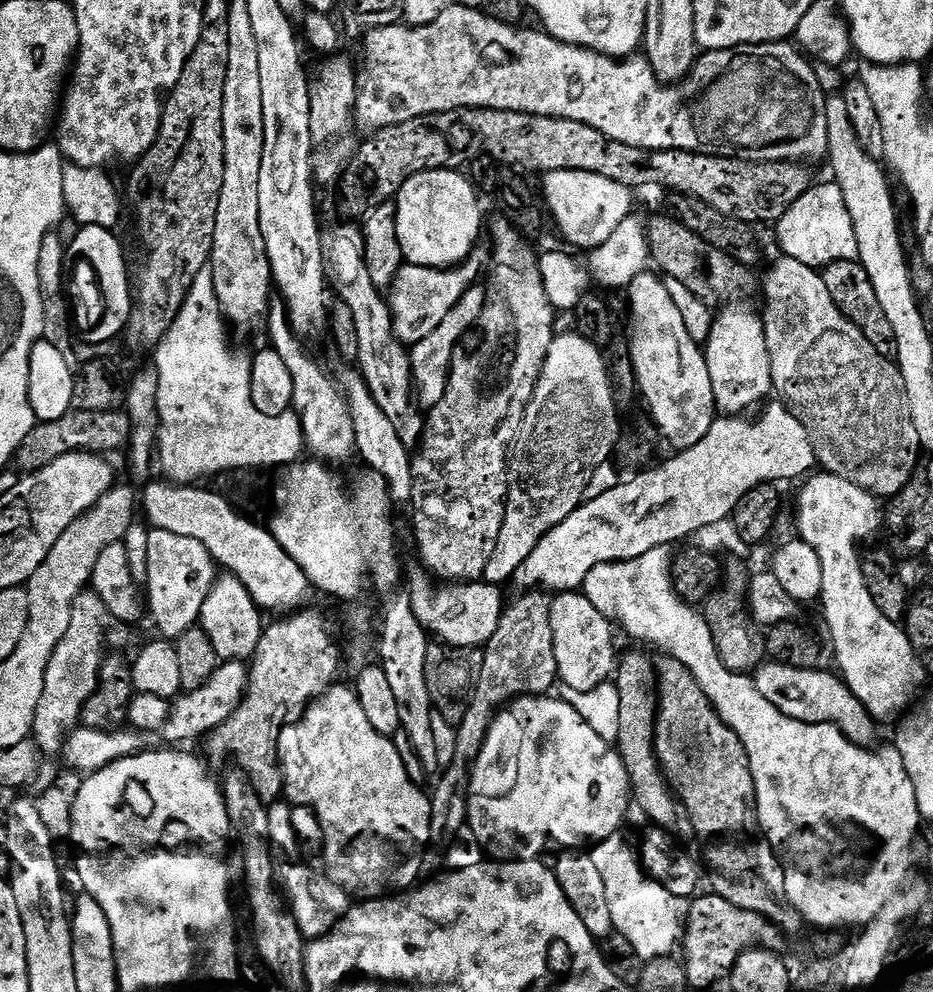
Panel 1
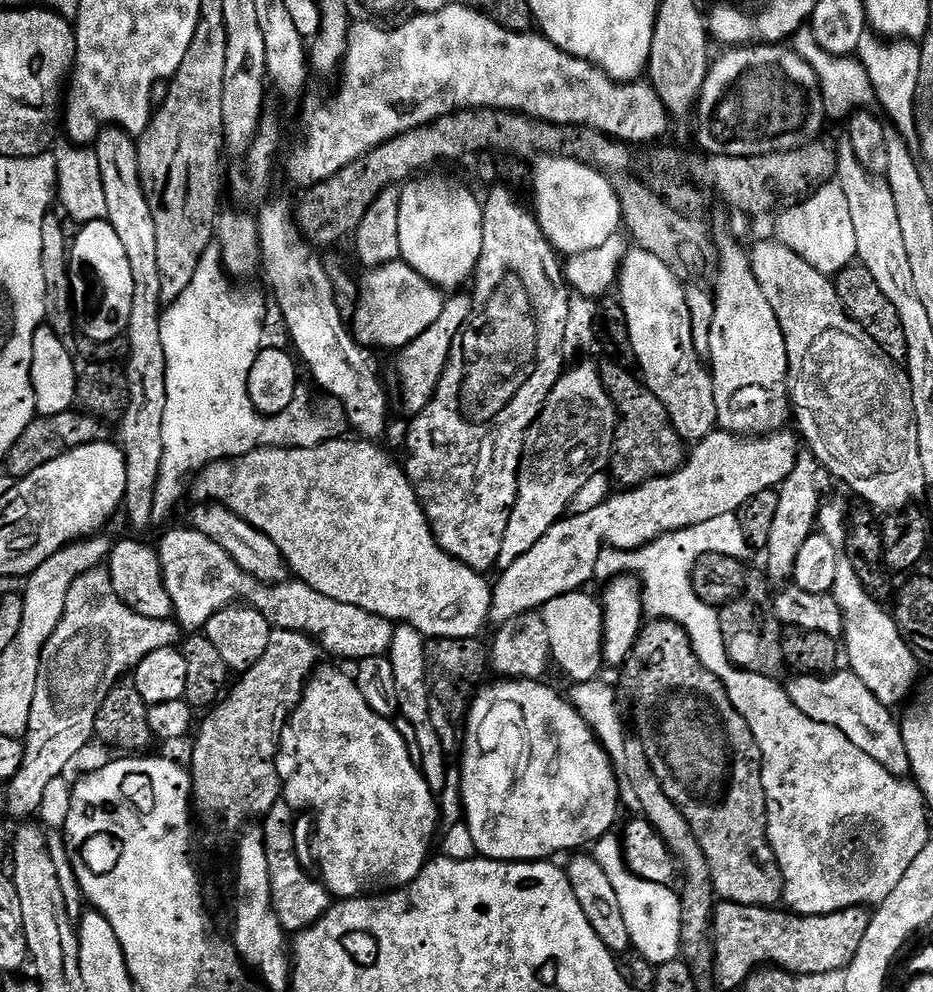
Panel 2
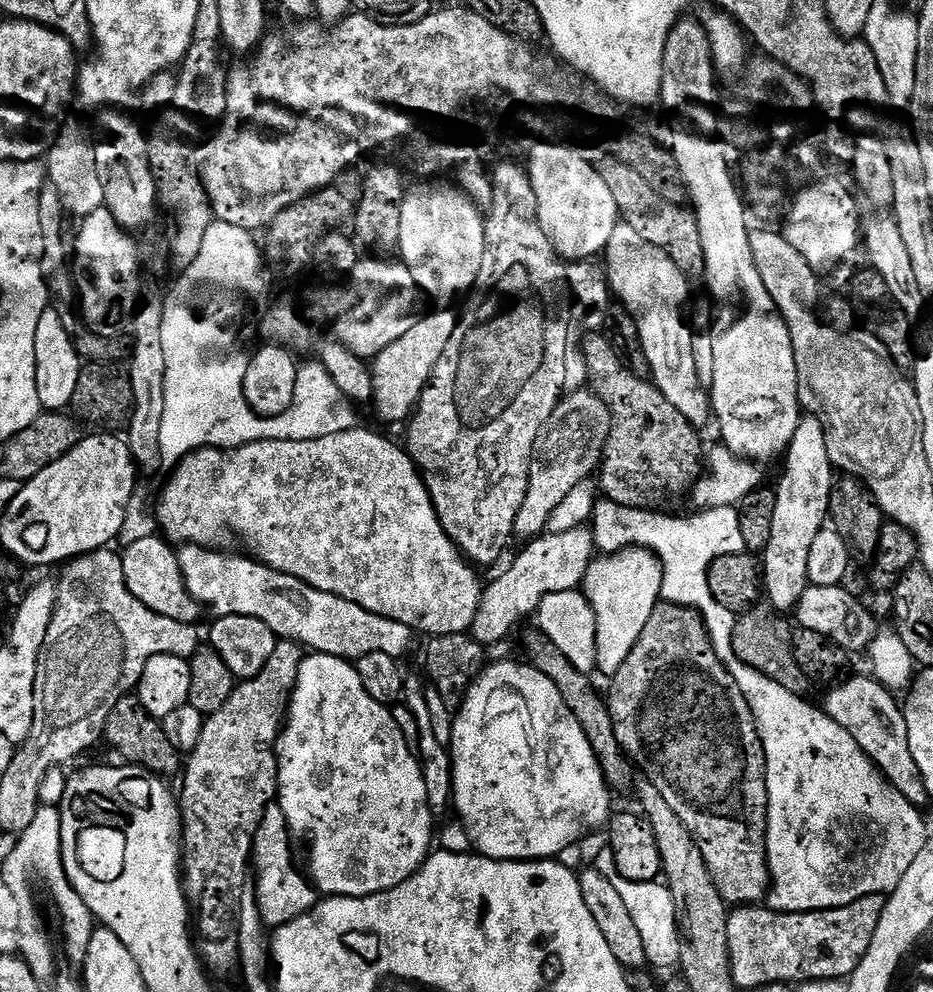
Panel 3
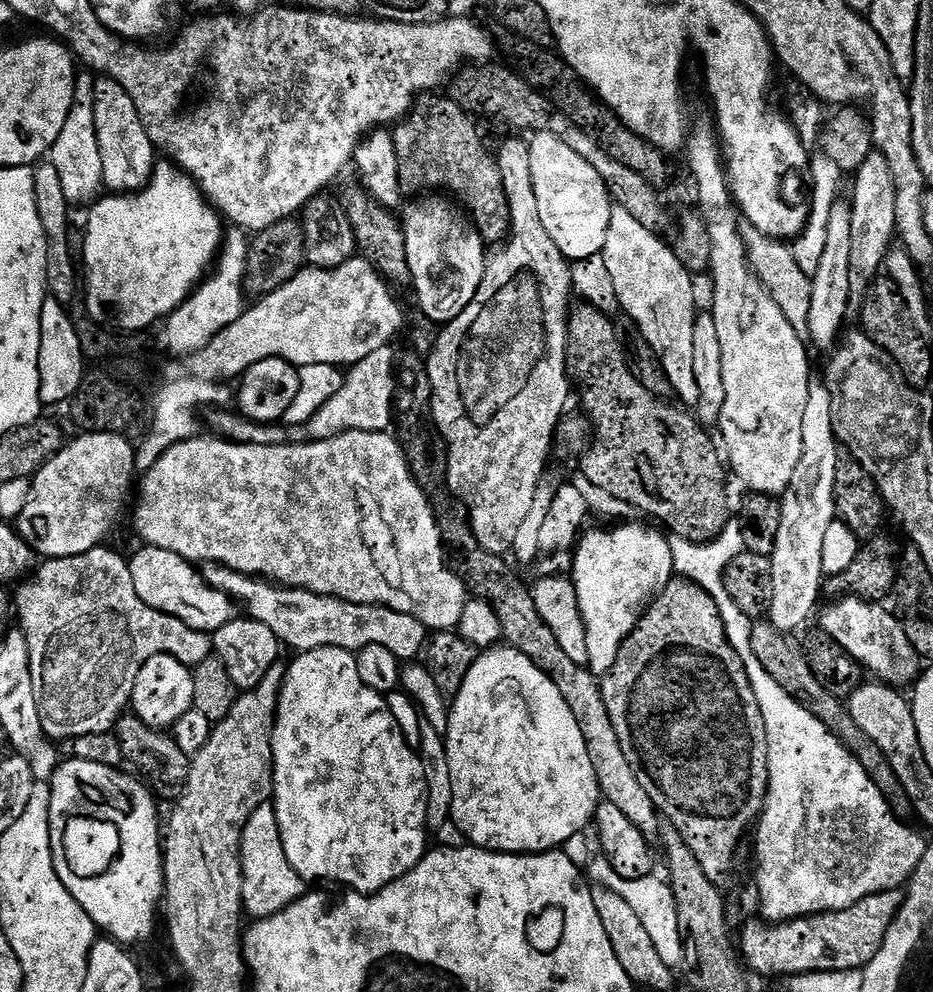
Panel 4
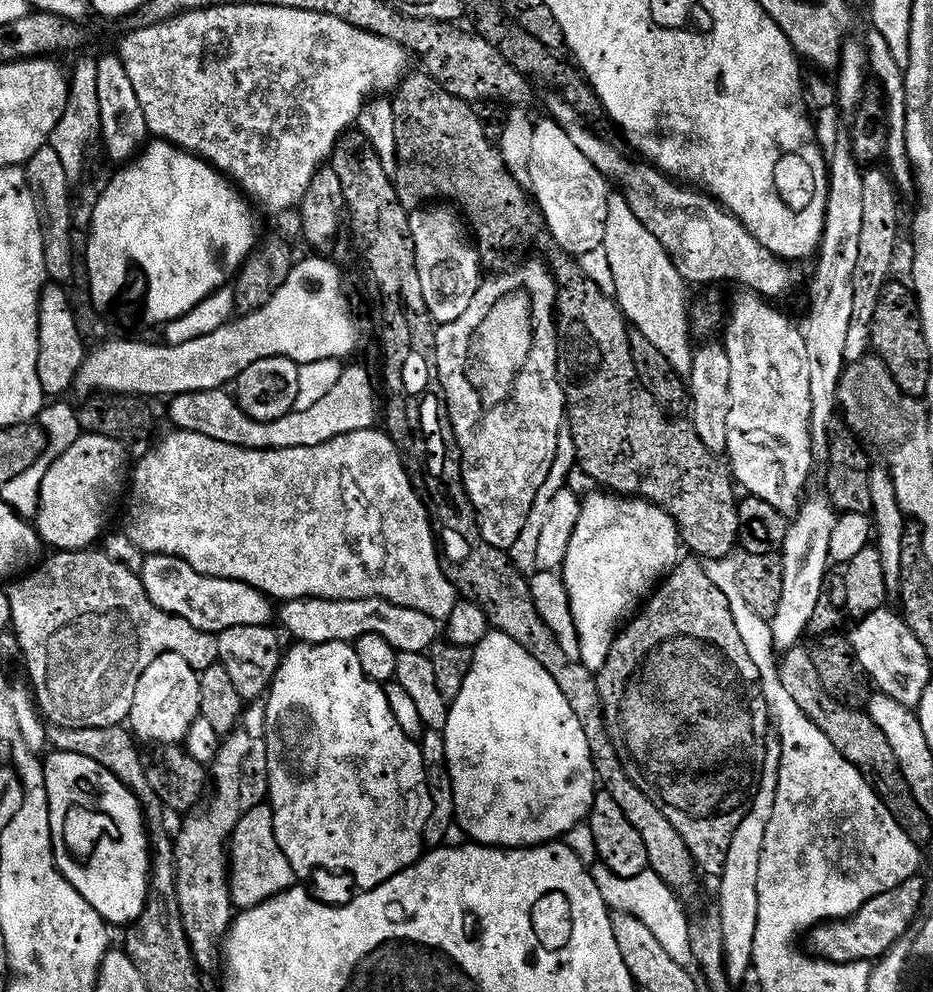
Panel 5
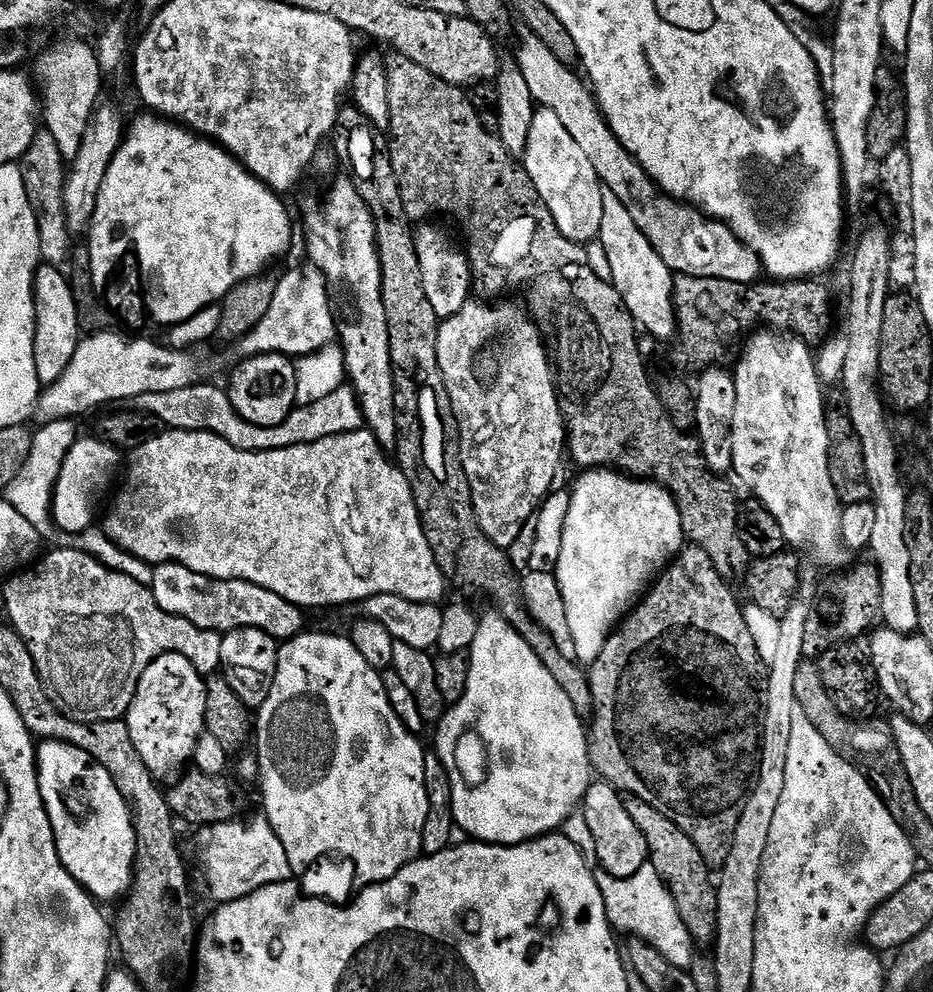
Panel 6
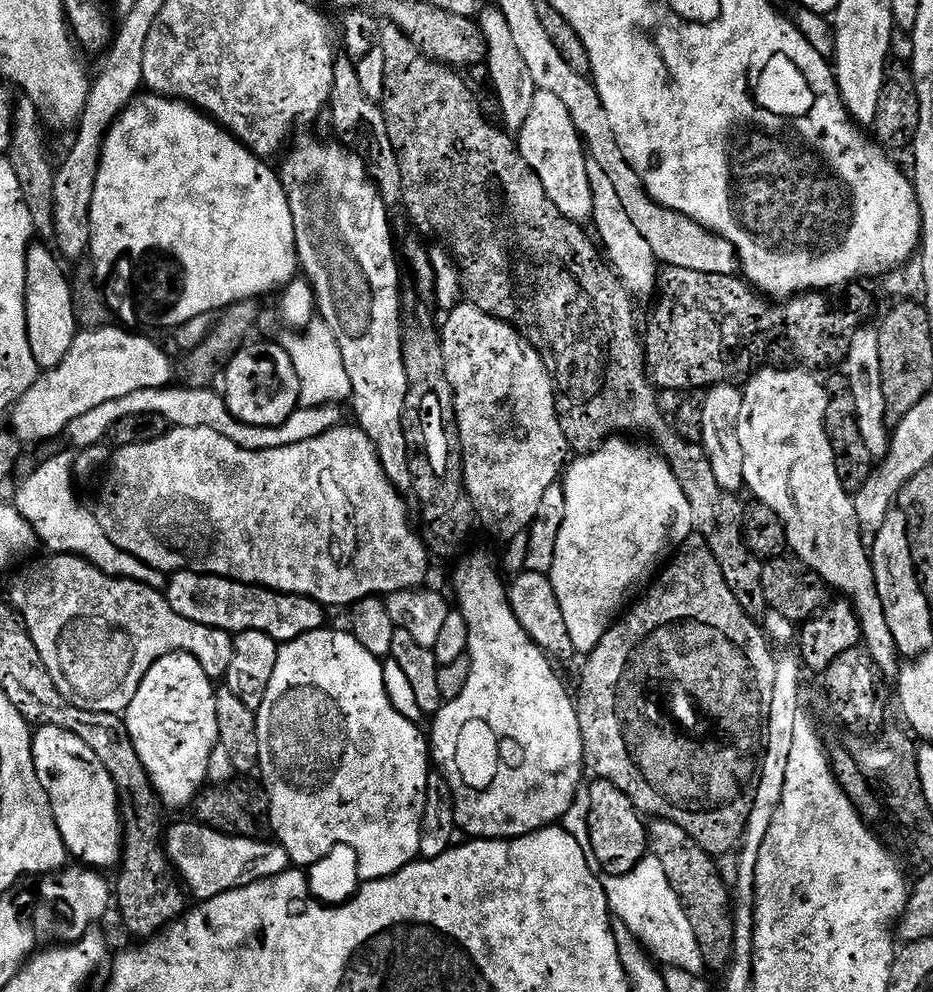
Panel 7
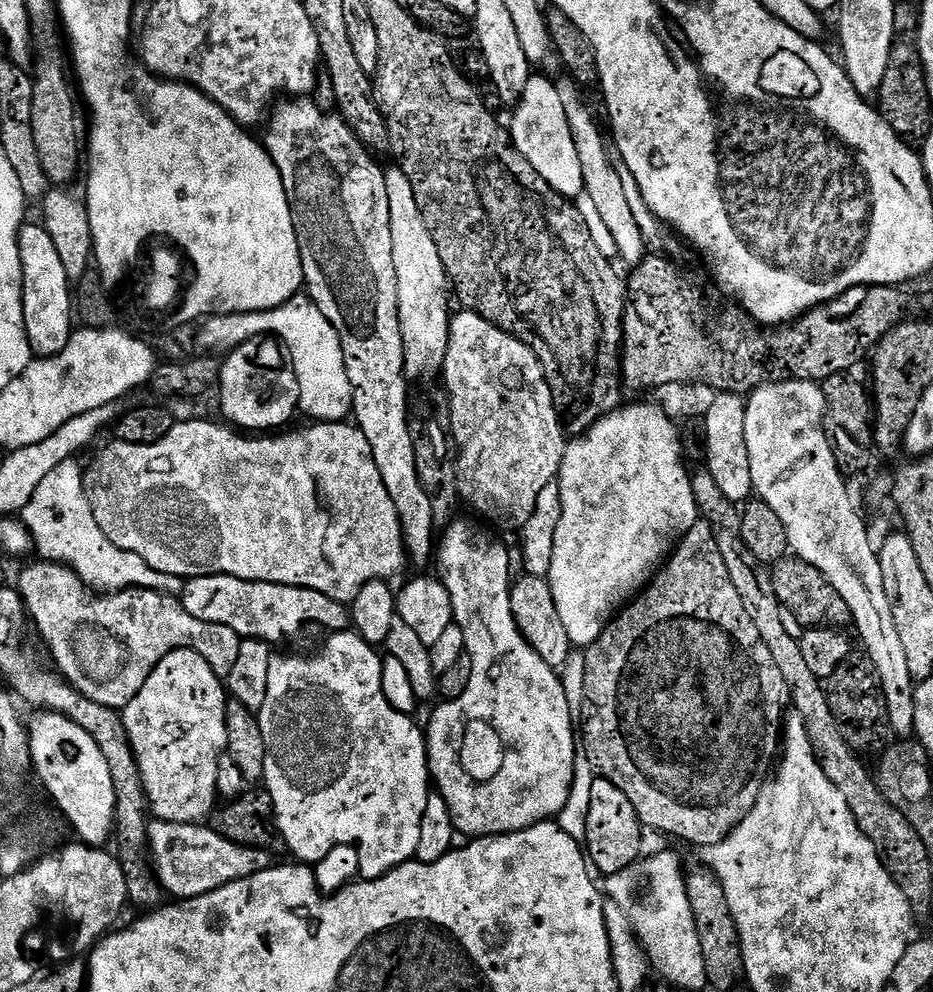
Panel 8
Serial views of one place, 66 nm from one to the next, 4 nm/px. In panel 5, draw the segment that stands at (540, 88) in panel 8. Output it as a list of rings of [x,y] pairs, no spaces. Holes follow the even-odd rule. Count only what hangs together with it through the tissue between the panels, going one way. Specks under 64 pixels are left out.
[[[544,118],[544,121],[536,124],[534,147],[530,154],[530,178],[532,179],[530,192],[533,192],[531,195],[534,197],[535,207],[546,225],[546,232],[556,239],[559,251],[572,258],[588,256],[591,252],[599,253],[606,234],[606,210],[610,185],[604,179],[604,175],[590,162],[590,158],[586,158],[586,154],[582,154],[582,150],[578,150],[578,146],[570,142],[570,134],[566,134],[566,130],[562,130],[562,126],[558,126],[551,118]]]

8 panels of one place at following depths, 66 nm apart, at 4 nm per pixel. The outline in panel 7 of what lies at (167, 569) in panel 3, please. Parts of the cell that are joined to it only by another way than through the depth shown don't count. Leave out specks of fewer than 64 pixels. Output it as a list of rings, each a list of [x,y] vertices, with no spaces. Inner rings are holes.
[[[177,572],[168,581],[166,589],[168,604],[182,618],[195,624],[221,628],[233,634],[258,630],[270,634],[277,642],[298,638],[301,632],[309,631],[310,624],[300,620],[297,597],[291,594],[277,594],[267,588],[257,588],[255,584],[242,584],[239,580],[228,580],[224,576],[205,576],[198,572]]]

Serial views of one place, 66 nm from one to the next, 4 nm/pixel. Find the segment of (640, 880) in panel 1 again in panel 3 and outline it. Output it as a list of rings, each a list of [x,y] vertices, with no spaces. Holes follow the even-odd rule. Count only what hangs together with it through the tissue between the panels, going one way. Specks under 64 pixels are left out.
[[[589,834],[580,843],[566,846],[566,850],[562,850],[558,857],[560,864],[573,870],[583,870],[589,867],[590,862],[594,861],[595,868],[610,882],[614,882],[618,894],[622,894],[622,902],[626,902],[626,906],[630,910],[630,918],[634,918],[634,926],[638,926],[638,934],[642,936],[642,946],[646,946],[648,964],[653,969],[675,969],[680,962],[680,927],[676,925],[674,898],[670,894],[670,890],[660,882],[647,884],[646,882],[634,882],[622,878],[622,874],[618,874],[618,870],[607,851],[600,852],[596,856],[600,844],[602,848],[601,837],[600,840],[598,837],[599,835]]]

